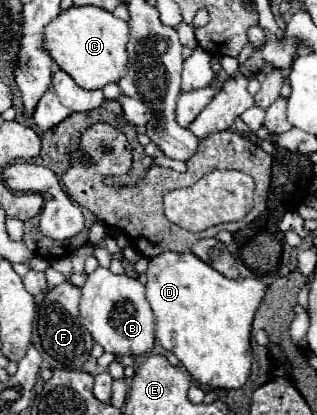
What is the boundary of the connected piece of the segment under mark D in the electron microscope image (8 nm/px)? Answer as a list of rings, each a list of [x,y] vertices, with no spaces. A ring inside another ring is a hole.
[[[163,252],[149,260],[147,302],[157,318],[155,338],[173,352],[189,374],[215,390],[241,388],[251,370],[251,322],[267,284],[259,276],[231,280],[193,252]]]

